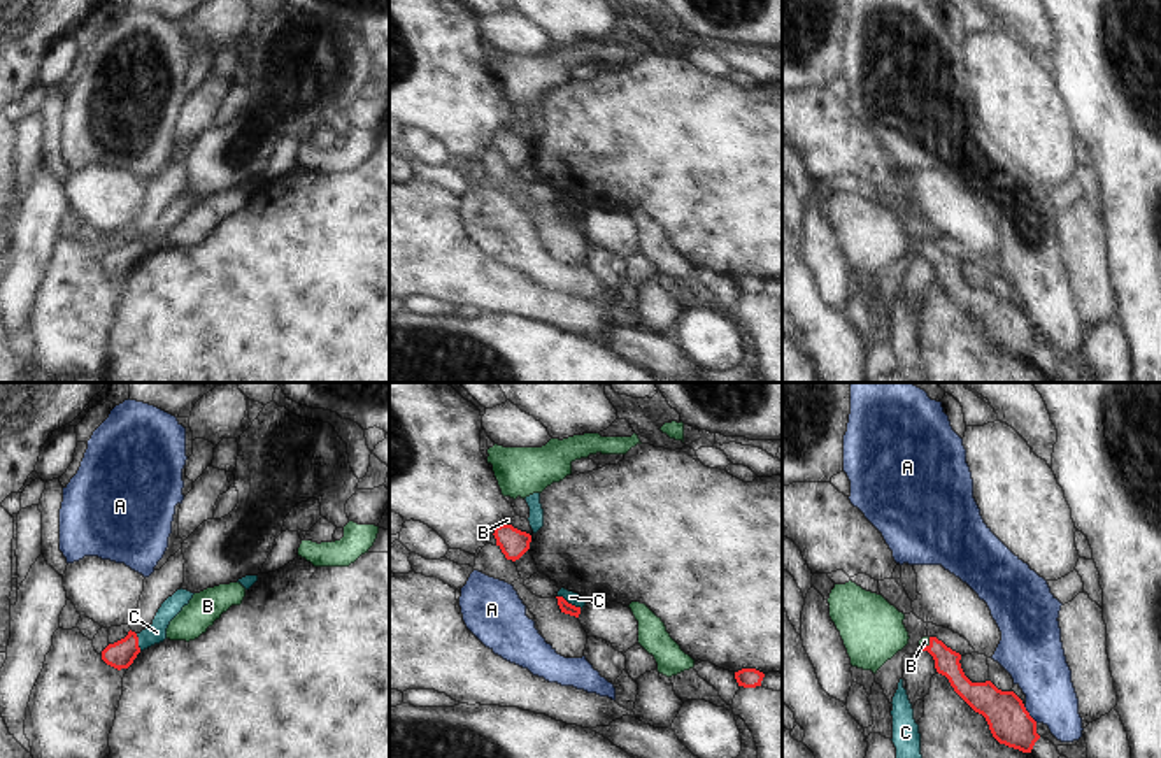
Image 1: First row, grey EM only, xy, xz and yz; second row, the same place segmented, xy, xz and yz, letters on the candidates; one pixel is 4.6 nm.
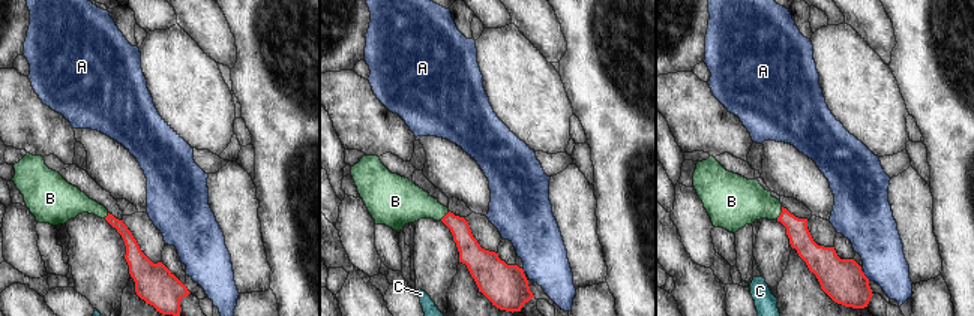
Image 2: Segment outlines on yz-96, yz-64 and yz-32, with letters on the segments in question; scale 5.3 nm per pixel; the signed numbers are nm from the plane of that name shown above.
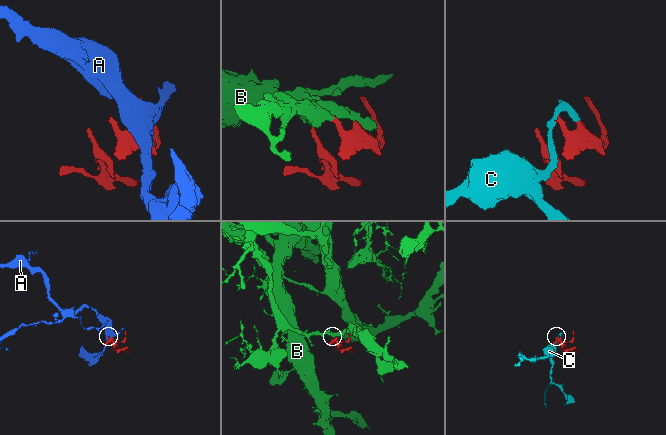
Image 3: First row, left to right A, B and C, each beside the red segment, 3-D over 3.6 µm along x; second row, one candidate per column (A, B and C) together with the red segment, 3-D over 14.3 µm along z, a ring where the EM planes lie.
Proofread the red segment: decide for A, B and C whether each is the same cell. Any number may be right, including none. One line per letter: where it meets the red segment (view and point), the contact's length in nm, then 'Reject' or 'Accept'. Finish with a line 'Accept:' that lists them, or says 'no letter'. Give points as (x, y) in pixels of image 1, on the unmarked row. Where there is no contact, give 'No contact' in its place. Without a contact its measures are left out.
A: Touches red at yz (1028, 321). Shared border 100 nm. Reject
B: Touches red at yz (926, 253). Shared border 70 nm. Accept
C: Touches red at xz (570, 211). Shared border 130 nm. Reject
Accept: B.

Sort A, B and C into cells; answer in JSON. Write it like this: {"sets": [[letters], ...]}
{"sets": [["A"], ["B"], ["C"]]}

